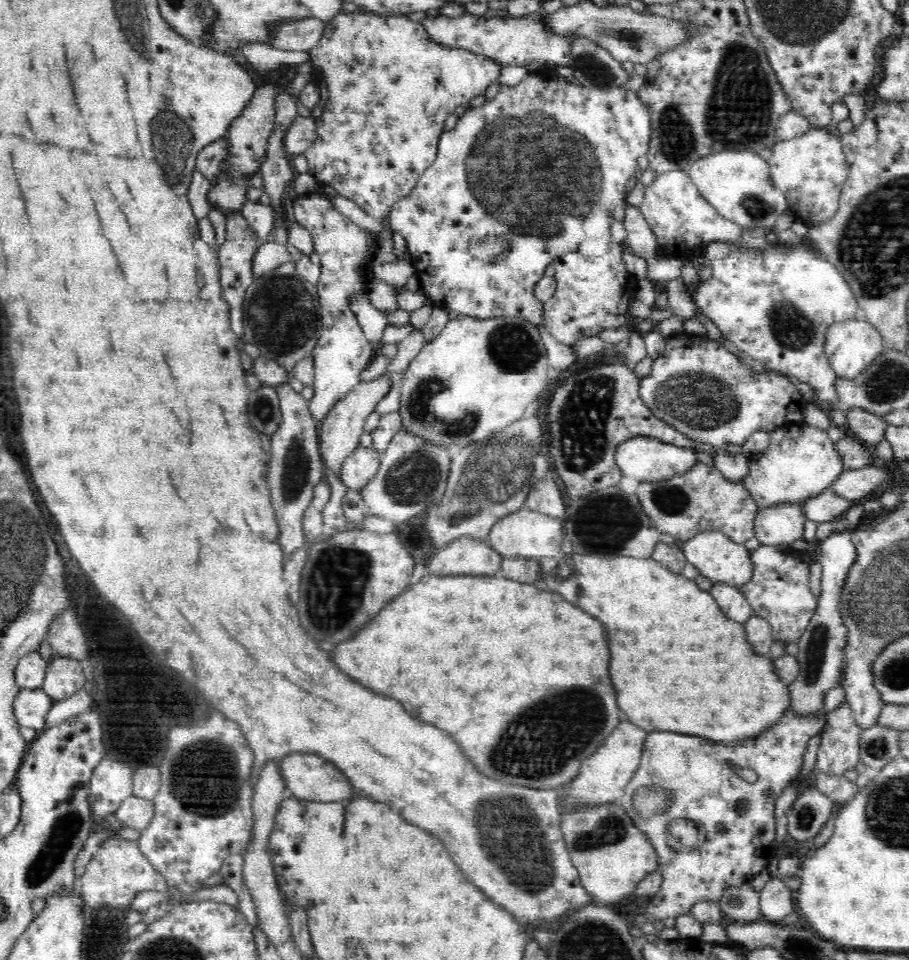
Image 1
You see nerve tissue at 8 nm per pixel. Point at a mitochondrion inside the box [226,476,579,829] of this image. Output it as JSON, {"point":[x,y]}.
{"point":[339,577]}

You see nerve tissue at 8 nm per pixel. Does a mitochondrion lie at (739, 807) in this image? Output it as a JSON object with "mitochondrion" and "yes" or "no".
{"mitochondrion":"no"}

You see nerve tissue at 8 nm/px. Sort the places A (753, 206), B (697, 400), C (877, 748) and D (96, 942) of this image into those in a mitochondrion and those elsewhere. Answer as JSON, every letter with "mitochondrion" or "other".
{"A":"mitochondrion","B":"mitochondrion","C":"mitochondrion","D":"other"}

